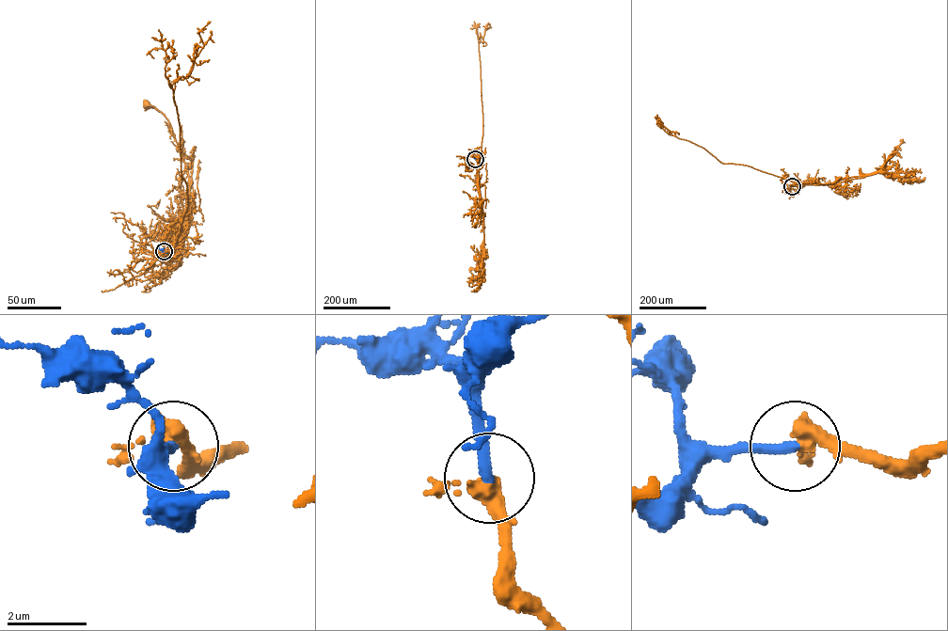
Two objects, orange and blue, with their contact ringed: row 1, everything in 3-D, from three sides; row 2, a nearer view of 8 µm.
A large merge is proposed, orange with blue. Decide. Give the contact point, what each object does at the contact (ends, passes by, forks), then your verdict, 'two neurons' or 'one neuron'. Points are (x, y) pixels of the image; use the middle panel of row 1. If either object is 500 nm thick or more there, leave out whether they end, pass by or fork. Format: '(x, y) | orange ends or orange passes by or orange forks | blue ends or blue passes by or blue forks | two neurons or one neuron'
(475, 159) | orange passes by | blue ends | two neurons

